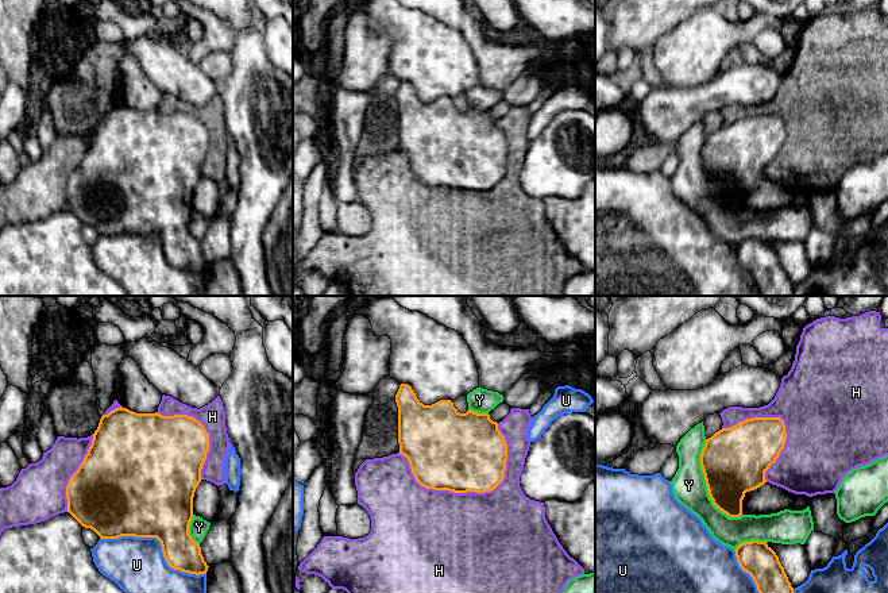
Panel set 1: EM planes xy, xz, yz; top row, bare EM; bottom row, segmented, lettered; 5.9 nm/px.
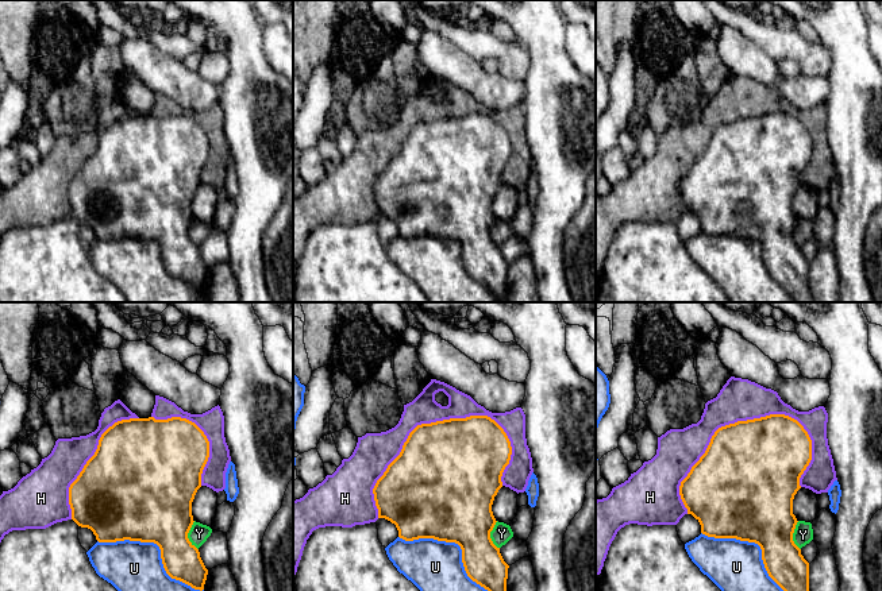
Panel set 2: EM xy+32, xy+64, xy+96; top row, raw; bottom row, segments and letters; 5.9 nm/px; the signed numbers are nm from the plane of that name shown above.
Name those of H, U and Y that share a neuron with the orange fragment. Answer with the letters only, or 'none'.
none

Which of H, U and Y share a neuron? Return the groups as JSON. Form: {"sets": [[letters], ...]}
{"sets": [["H"], ["U"], ["Y"]]}

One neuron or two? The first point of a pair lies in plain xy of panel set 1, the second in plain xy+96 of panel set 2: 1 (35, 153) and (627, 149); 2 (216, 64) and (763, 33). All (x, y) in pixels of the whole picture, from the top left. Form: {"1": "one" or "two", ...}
{"1": "one", "2": "one"}

